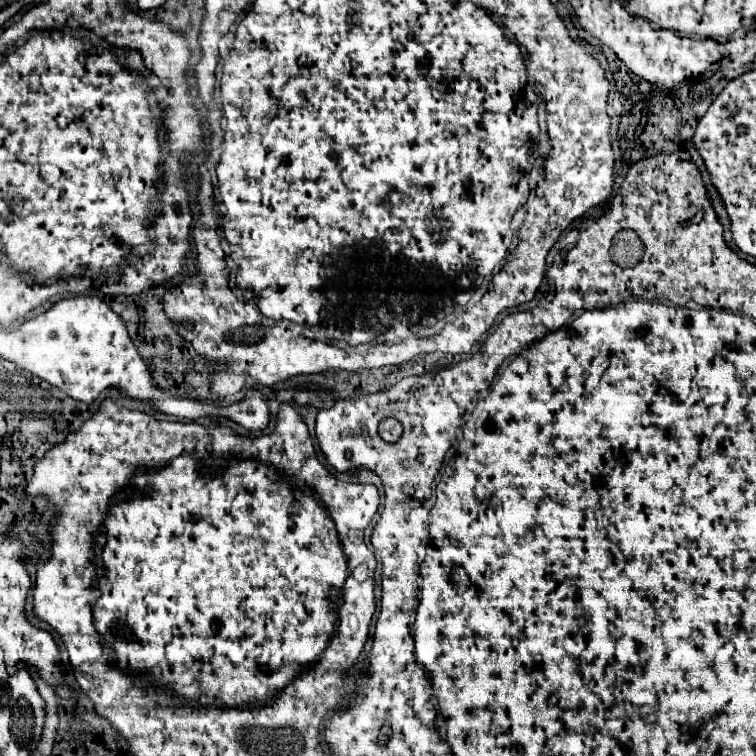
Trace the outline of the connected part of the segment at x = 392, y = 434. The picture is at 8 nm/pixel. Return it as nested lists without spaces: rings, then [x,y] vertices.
[[[394,417],[382,419],[382,421],[378,423],[378,435],[380,435],[384,441],[388,441],[388,443],[396,443],[396,441],[400,439],[400,435],[402,435],[402,425],[400,425],[400,421],[394,419]]]

